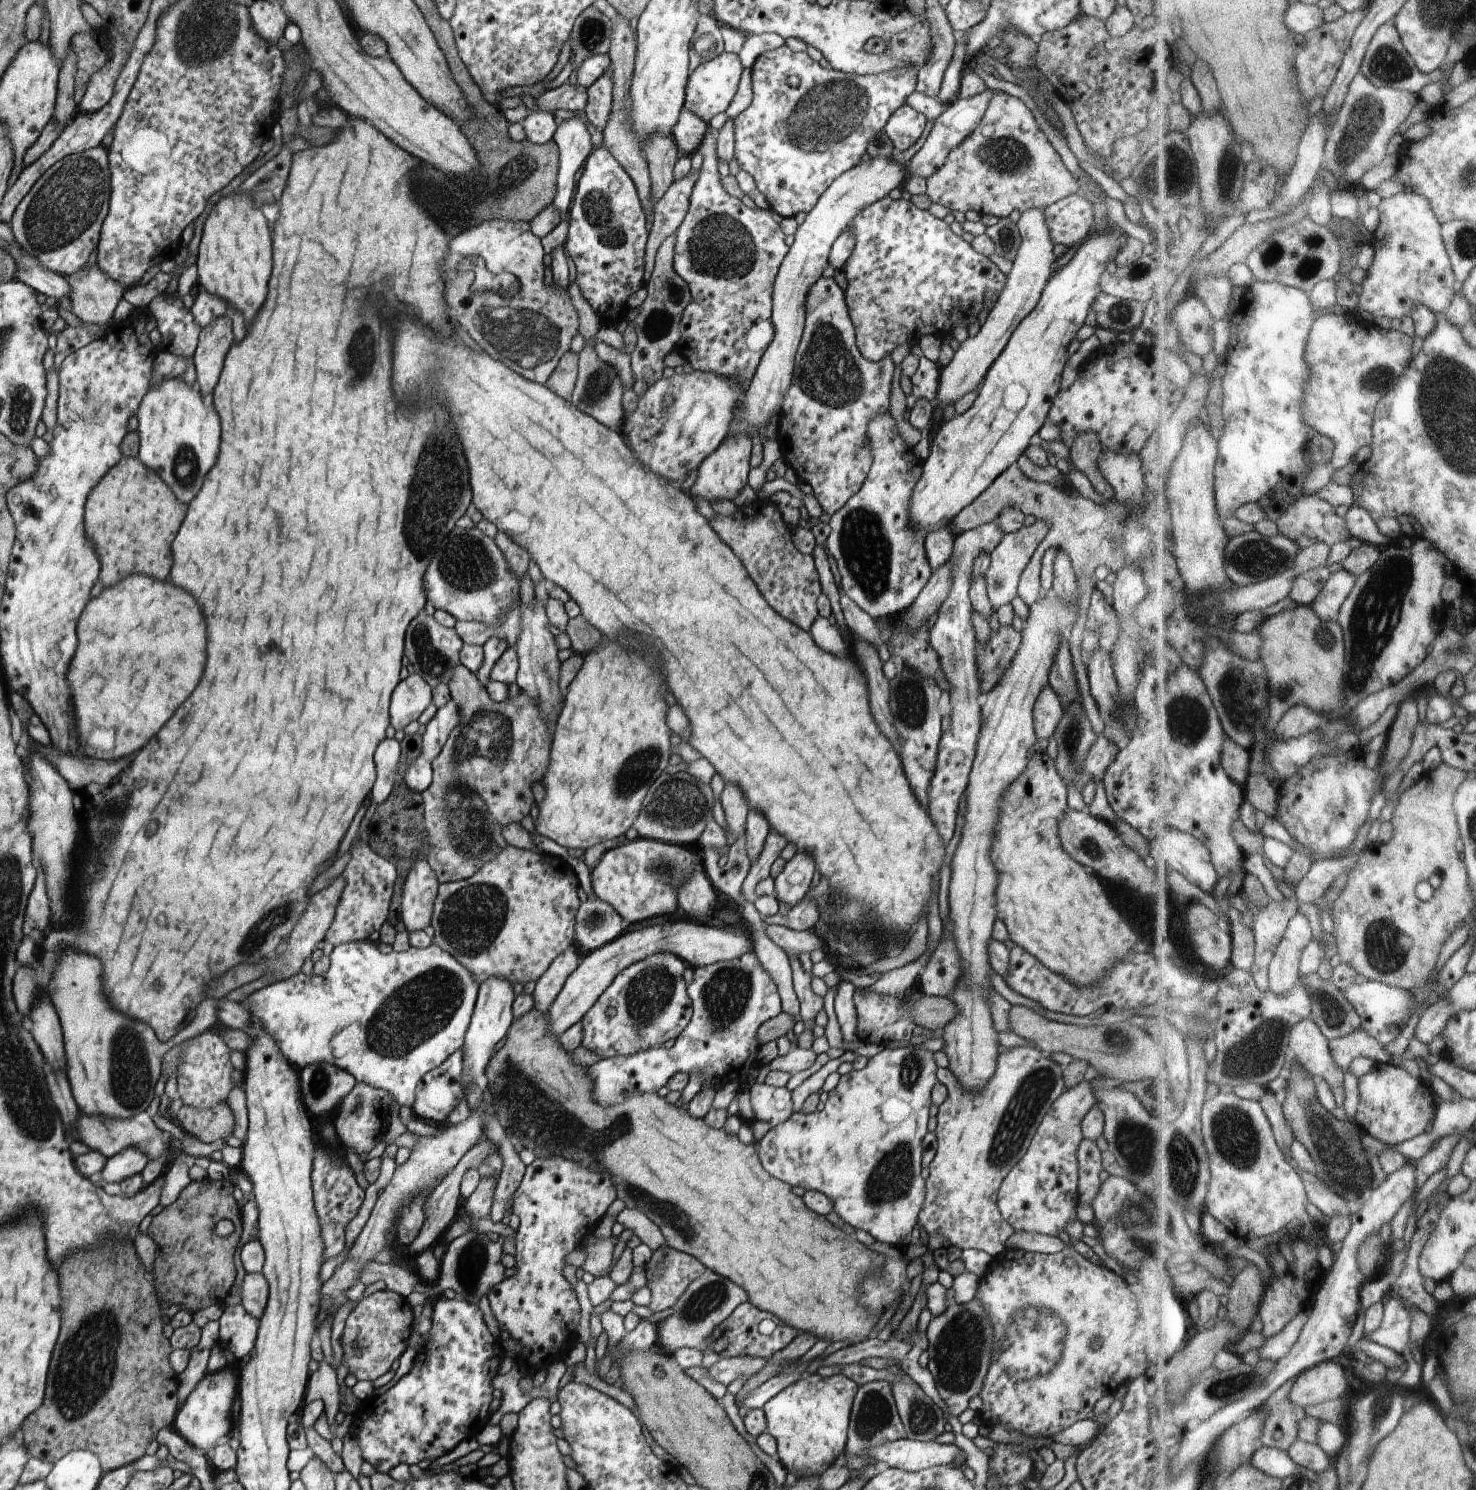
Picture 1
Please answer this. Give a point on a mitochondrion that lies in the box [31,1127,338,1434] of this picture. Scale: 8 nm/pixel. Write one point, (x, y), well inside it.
(85, 1368)

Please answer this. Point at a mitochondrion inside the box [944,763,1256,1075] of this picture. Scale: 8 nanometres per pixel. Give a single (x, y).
(1120, 891)

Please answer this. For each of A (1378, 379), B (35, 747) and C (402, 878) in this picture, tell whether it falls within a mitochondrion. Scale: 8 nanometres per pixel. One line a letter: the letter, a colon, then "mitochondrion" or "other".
A: mitochondrion
B: other
C: other

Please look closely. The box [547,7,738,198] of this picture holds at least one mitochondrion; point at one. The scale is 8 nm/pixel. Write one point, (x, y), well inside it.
(592, 32)

